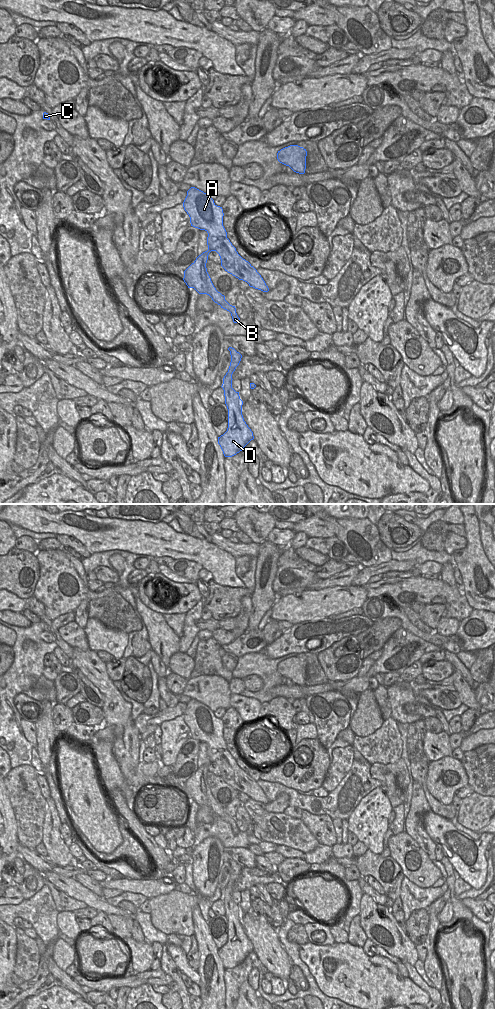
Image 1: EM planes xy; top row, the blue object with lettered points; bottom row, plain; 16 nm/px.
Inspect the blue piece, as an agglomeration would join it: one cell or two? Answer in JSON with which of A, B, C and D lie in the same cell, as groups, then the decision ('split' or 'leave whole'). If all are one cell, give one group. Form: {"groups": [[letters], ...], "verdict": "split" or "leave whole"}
{"groups": [["A", "C"], ["B", "D"]], "verdict": "split"}

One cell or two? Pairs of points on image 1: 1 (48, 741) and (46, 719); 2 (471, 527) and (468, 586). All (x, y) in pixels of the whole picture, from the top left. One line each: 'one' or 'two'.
1: one
2: one

